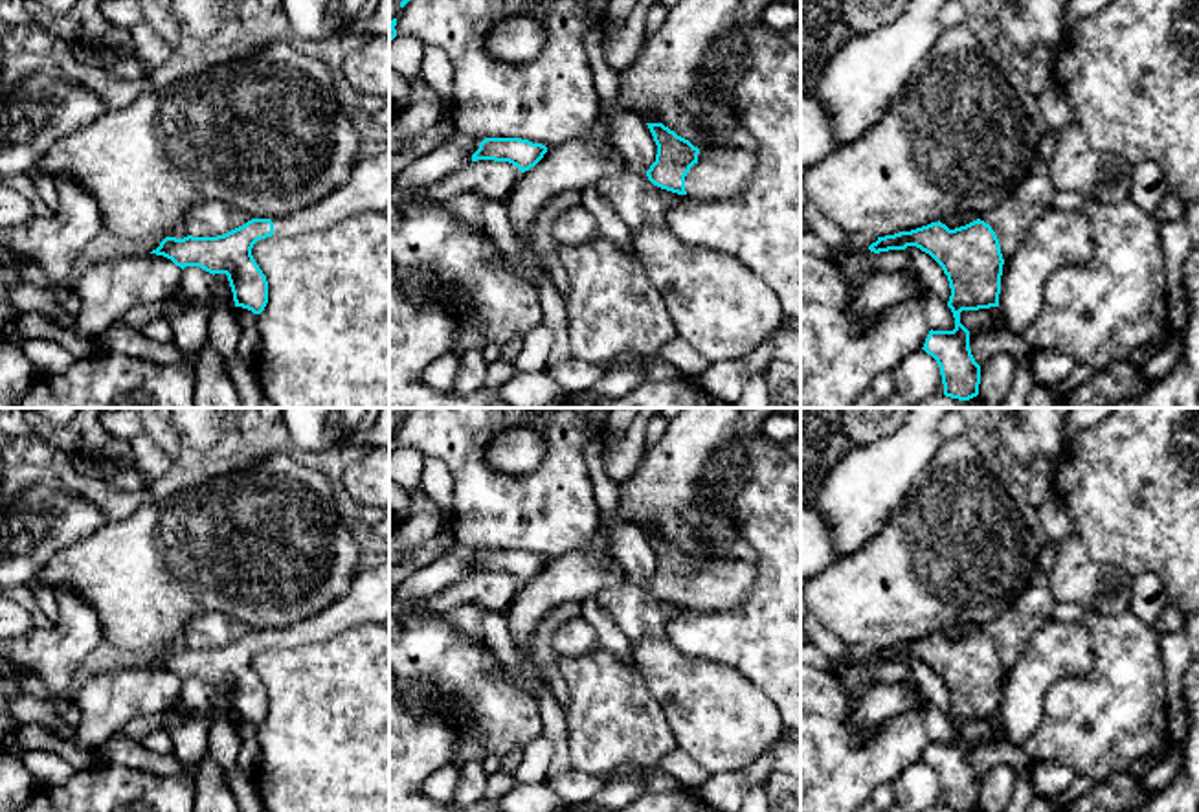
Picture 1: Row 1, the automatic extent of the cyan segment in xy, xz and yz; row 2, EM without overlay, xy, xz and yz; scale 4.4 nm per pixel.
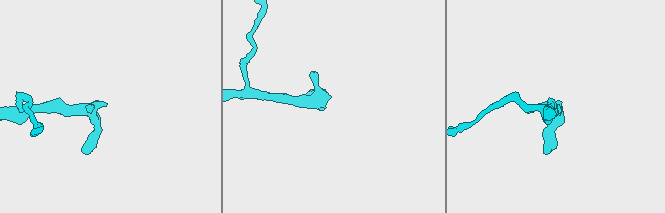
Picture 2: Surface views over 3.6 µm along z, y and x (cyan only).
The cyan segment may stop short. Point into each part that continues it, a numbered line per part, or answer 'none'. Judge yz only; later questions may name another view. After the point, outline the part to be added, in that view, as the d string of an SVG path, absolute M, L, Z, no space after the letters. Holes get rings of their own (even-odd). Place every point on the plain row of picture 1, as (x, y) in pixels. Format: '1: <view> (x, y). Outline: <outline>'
none

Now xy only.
1: xy (368, 599). Outline: M389 562L360 570L349 592L323 612L270 632L274 647L292 648L332 639L354 625L386 619L389 619Z

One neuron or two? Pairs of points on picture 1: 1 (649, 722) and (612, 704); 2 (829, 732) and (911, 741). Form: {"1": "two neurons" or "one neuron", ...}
{"1": "one neuron", "2": "one neuron"}

